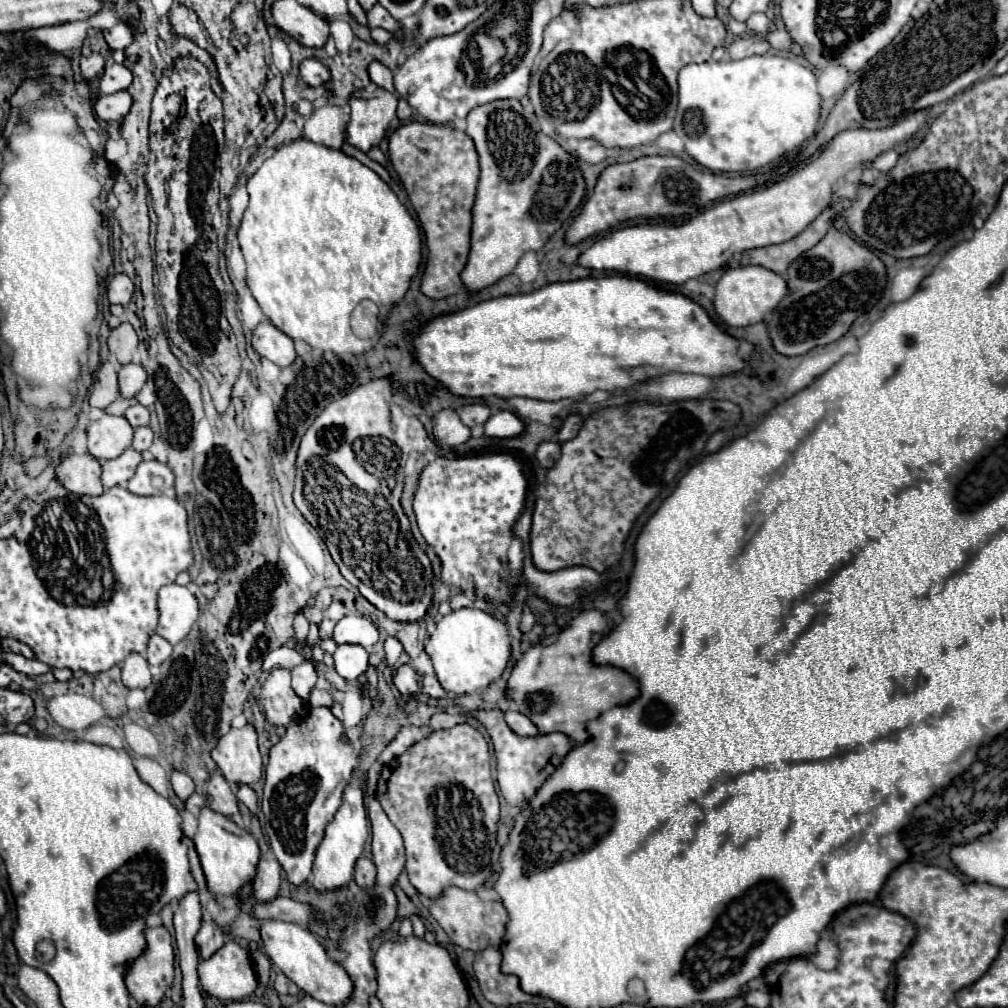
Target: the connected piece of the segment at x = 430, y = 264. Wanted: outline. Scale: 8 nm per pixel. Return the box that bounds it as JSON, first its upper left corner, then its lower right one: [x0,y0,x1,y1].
[390,123,480,299]

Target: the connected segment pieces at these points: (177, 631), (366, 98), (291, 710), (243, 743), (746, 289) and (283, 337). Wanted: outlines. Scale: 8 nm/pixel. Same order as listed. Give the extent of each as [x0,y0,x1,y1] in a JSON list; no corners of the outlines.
[[156,585,198,645],[346,87,396,153],[258,669,308,727],[212,723,264,783],[712,265,786,327],[252,319,296,367]]

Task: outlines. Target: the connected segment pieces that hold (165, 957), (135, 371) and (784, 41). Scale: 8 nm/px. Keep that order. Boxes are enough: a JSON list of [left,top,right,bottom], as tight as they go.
[[124,925,174,1007],[118,363,146,399],[766,29,792,51]]

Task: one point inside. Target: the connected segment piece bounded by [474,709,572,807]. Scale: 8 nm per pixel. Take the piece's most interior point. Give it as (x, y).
(524, 763)

